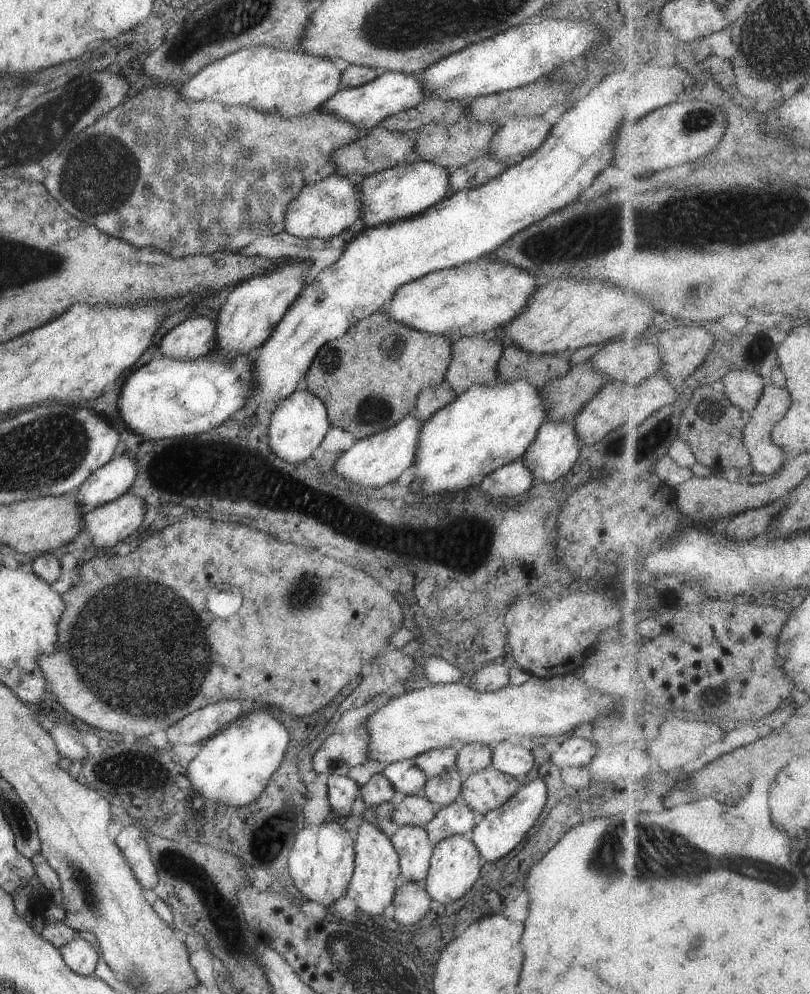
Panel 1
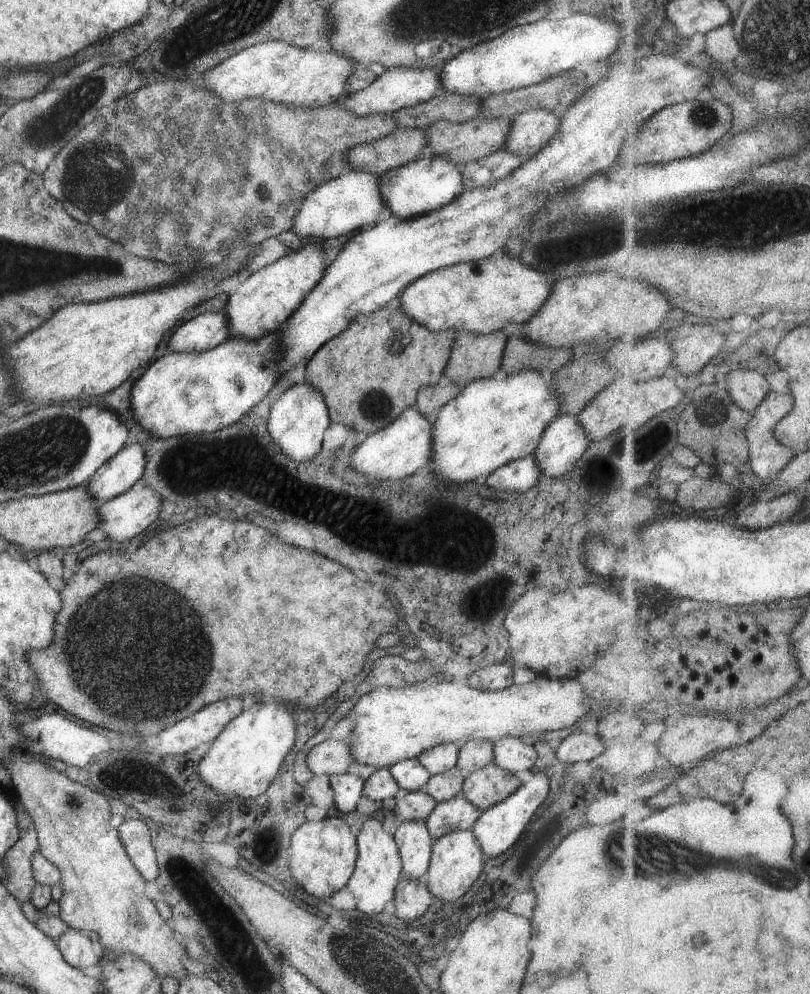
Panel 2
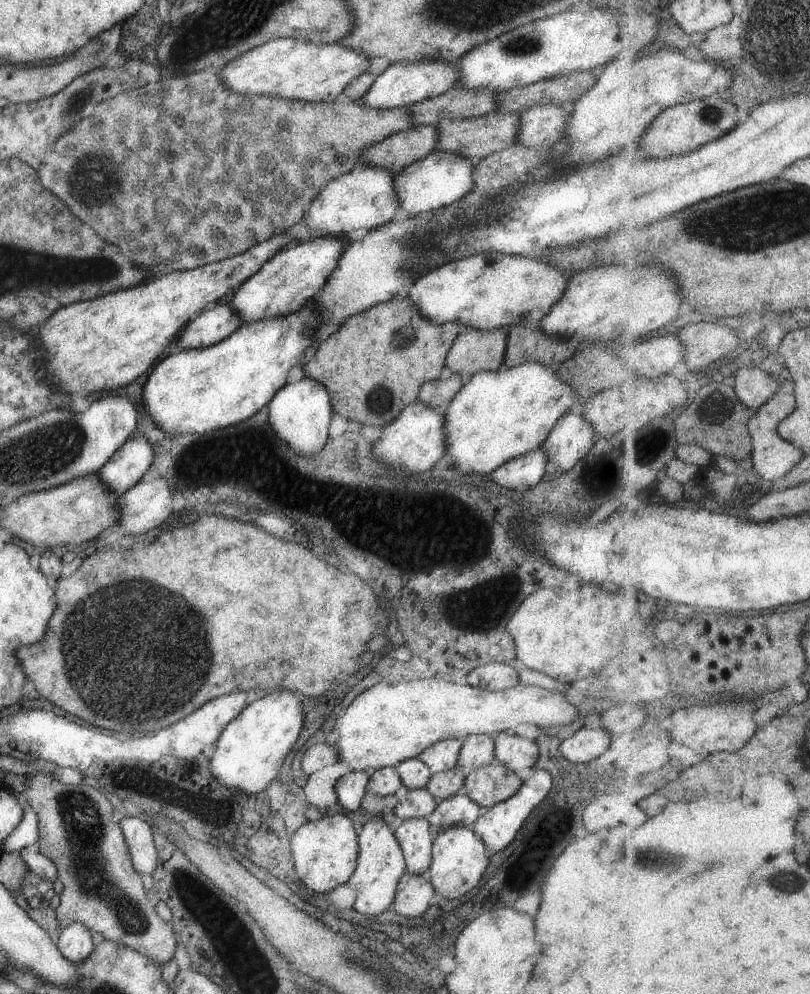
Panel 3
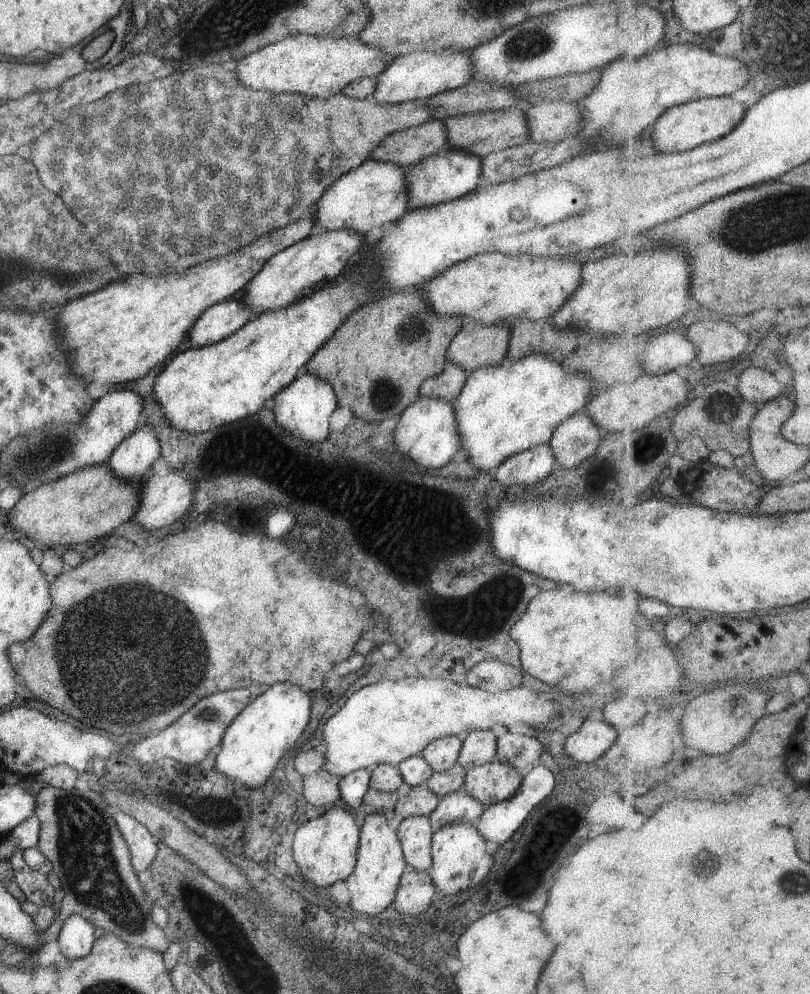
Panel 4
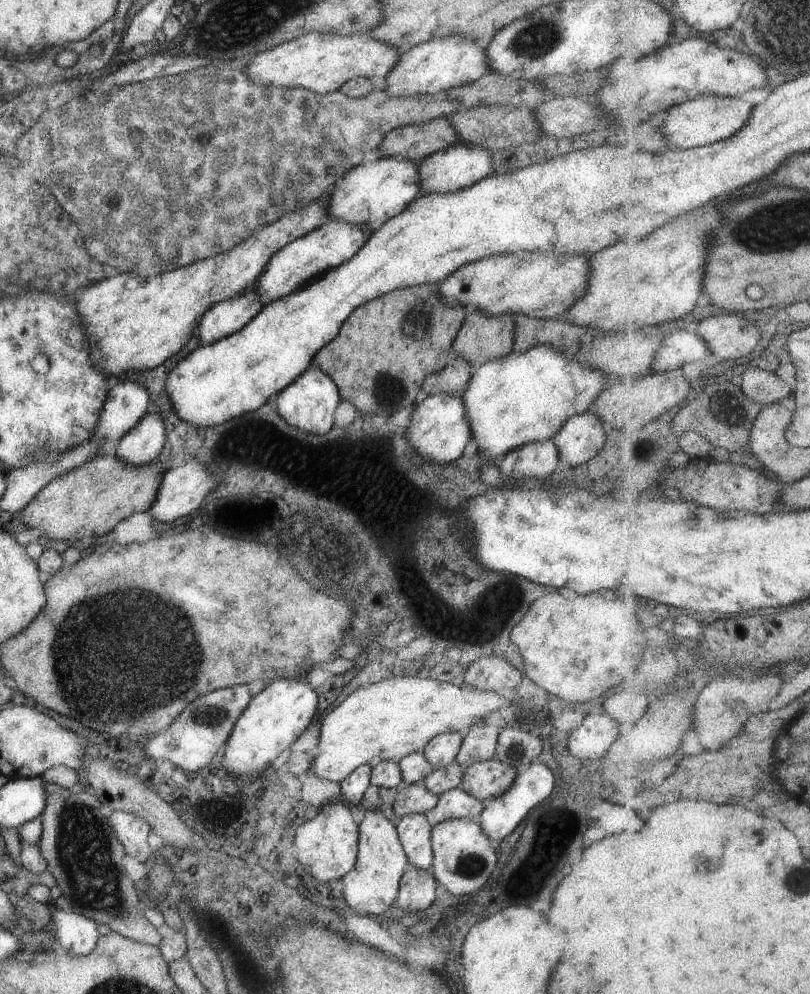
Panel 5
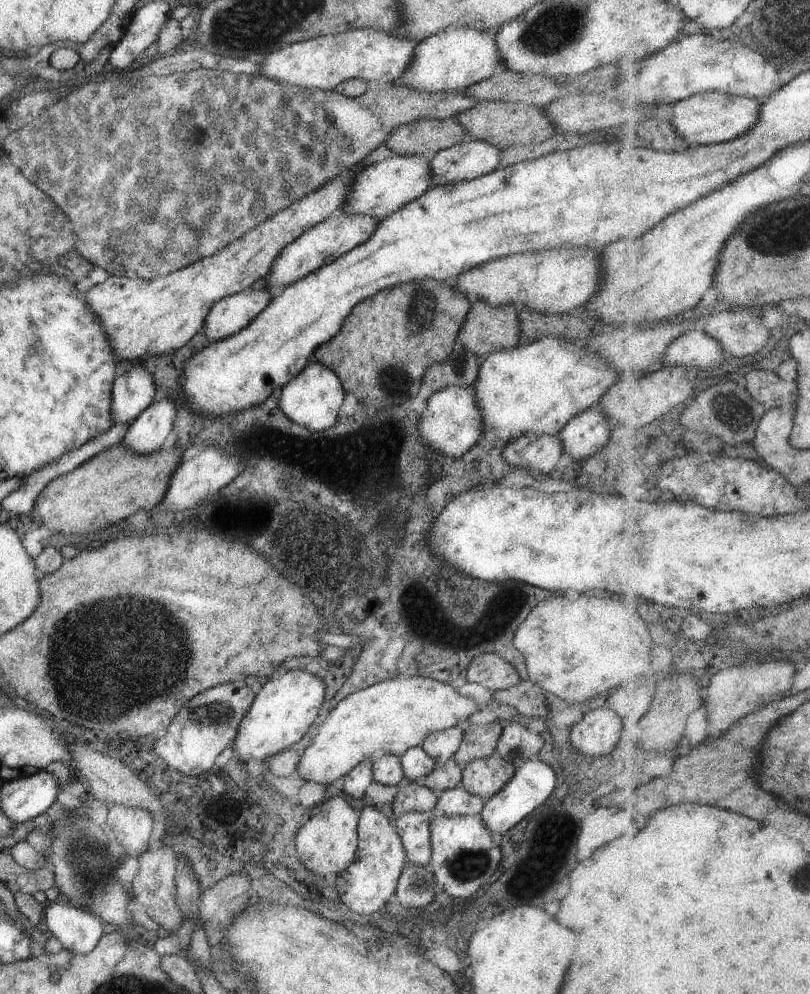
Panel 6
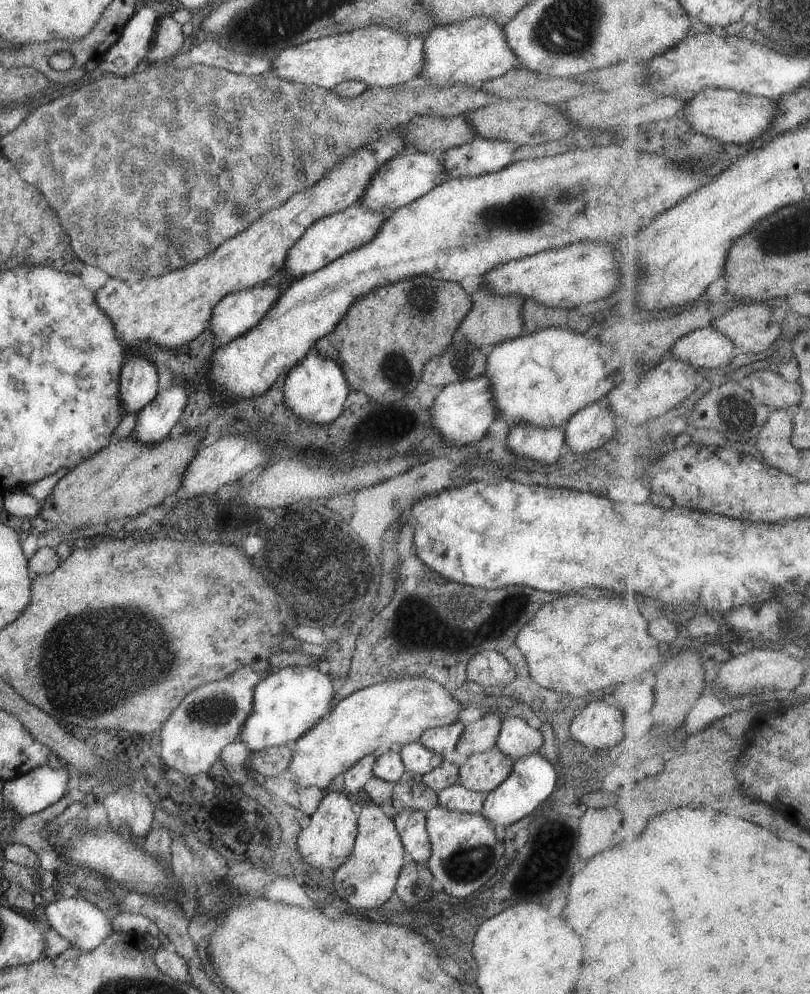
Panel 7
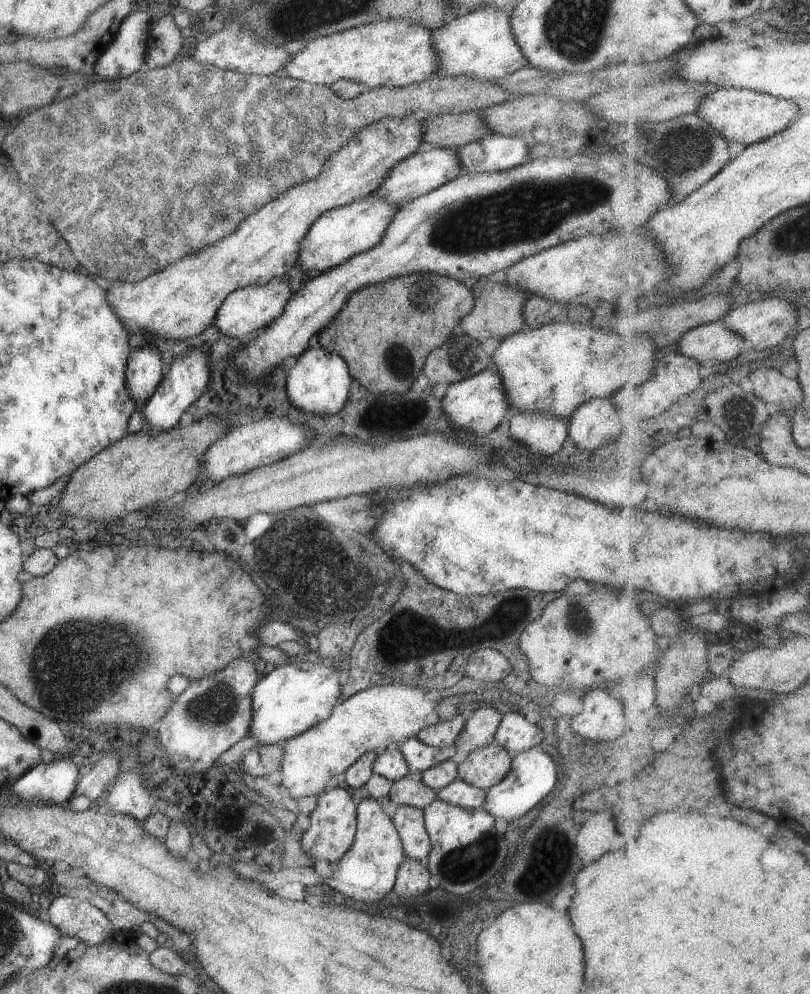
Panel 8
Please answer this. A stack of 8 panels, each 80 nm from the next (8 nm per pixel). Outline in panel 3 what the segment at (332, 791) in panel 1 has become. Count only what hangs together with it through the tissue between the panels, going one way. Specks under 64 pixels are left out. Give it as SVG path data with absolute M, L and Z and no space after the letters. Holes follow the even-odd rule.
M349 771L334 780L338 804L345 810L355 811L360 807L361 799L367 794L365 787L368 781L363 771Z

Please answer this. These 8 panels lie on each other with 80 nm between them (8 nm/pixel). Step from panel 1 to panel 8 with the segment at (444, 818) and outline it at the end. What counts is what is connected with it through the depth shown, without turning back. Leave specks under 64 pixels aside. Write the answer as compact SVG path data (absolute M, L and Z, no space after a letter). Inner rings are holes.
M456 778L436 791L436 798L462 809L481 809L486 790L478 789Z

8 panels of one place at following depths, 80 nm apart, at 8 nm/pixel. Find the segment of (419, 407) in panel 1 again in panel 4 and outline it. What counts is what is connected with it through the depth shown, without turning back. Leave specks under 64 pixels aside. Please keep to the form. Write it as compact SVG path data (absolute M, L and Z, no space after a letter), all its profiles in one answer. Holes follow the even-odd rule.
M446 360L444 369L438 375L423 380L418 394L421 397L451 402L465 384L466 376L467 372Z

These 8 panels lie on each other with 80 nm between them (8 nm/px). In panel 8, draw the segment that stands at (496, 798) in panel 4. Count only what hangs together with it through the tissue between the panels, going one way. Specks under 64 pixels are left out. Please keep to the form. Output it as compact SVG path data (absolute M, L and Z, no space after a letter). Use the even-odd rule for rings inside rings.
M495 740L476 748L456 765L457 778L464 783L487 790L497 784L510 769L511 757Z

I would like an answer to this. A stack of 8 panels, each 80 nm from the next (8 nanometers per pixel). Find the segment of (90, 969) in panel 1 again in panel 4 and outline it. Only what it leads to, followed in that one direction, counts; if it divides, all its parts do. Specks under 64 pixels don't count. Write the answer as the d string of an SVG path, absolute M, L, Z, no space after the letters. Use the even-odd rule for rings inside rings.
M79 915L68 916L61 925L57 944L66 959L85 956L92 947L95 927Z

